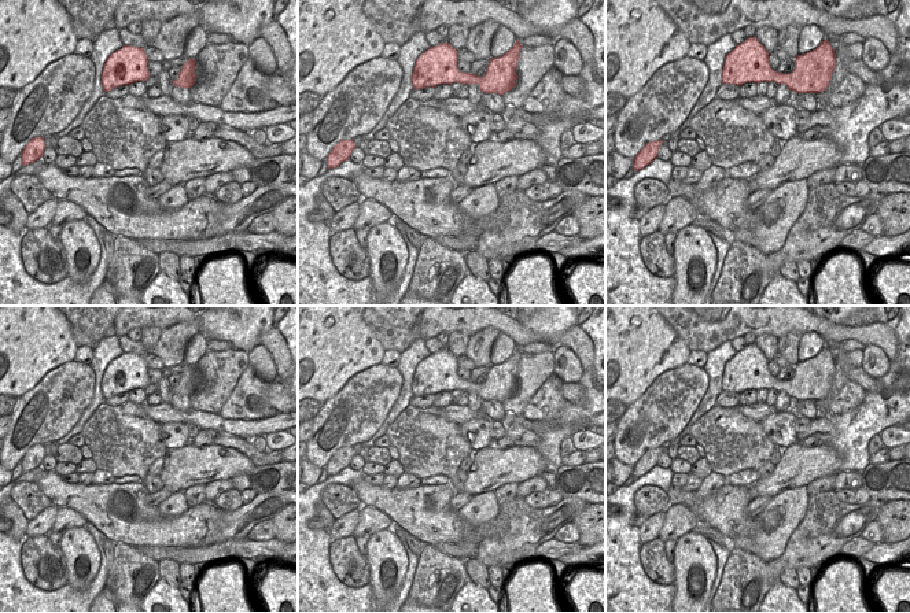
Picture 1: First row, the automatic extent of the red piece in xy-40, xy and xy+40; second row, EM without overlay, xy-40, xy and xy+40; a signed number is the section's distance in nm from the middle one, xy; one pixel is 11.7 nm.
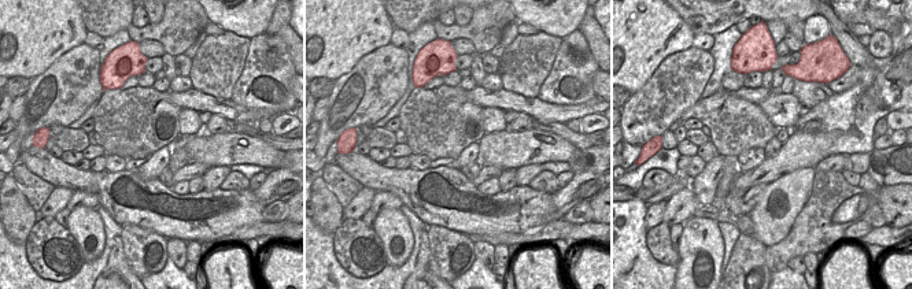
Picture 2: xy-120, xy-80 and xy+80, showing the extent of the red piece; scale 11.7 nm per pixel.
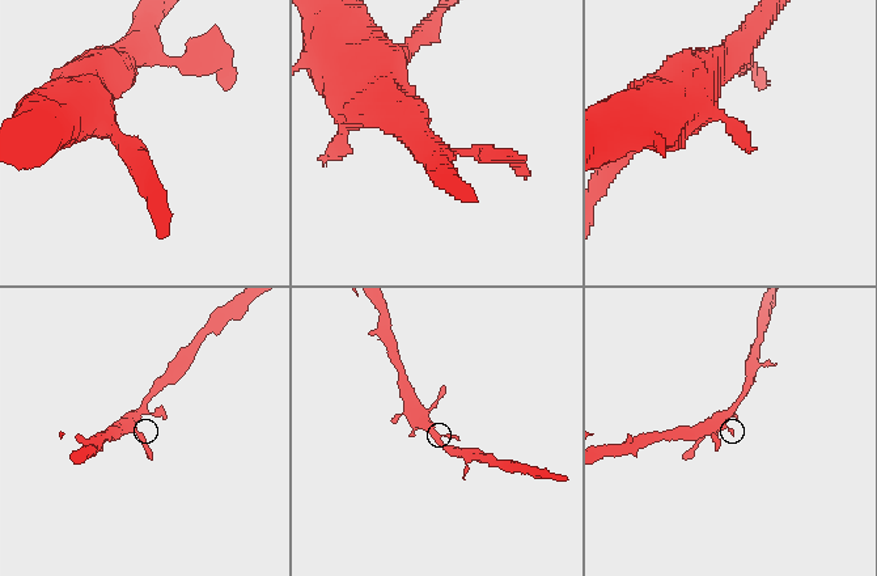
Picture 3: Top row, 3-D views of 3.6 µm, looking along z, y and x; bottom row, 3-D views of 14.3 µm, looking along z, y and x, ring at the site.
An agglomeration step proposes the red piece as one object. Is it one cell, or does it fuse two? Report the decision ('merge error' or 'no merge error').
no merge error

